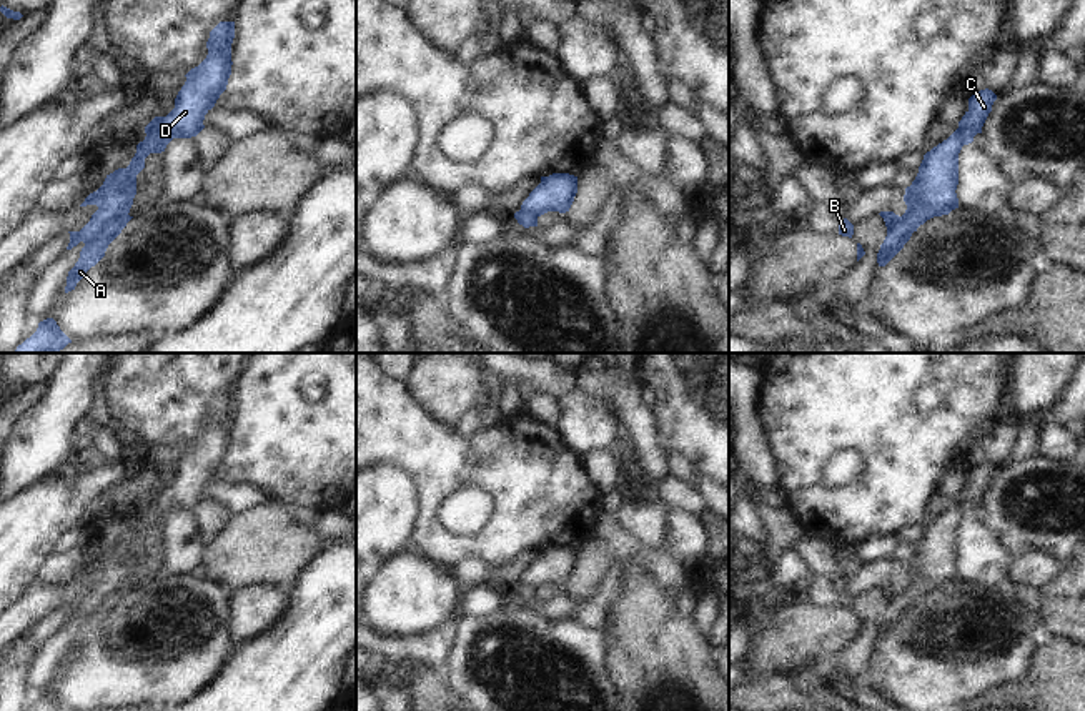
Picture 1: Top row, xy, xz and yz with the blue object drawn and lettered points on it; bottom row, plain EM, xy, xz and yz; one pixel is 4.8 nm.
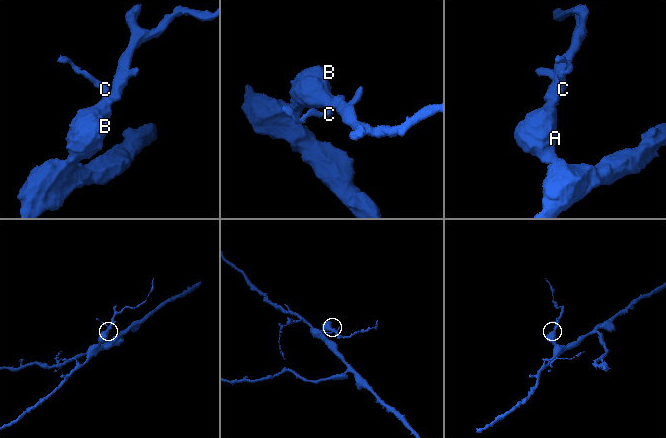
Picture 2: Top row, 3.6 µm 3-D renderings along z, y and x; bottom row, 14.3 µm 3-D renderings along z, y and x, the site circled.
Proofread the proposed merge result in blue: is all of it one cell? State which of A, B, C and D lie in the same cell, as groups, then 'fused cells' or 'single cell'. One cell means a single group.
A B D / C | fused cells

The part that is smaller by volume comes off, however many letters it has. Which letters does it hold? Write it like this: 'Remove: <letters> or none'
Remove: C

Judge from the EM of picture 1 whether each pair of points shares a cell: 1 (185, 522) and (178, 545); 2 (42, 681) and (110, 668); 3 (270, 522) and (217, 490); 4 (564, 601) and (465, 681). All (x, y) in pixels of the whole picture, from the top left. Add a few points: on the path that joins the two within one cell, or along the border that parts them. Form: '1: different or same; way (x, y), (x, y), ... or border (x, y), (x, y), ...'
1: same; way (182, 527), (182, 540)
2: different; border (64, 665), (45, 690)
3: different; border (268, 500), (235, 517)
4: different; border (508, 608), (530, 608), (549, 618), (571, 620)

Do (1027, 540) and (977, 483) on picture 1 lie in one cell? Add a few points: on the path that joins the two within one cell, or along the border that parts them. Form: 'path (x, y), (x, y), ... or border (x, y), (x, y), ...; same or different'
border (997, 470), (980, 505); different

